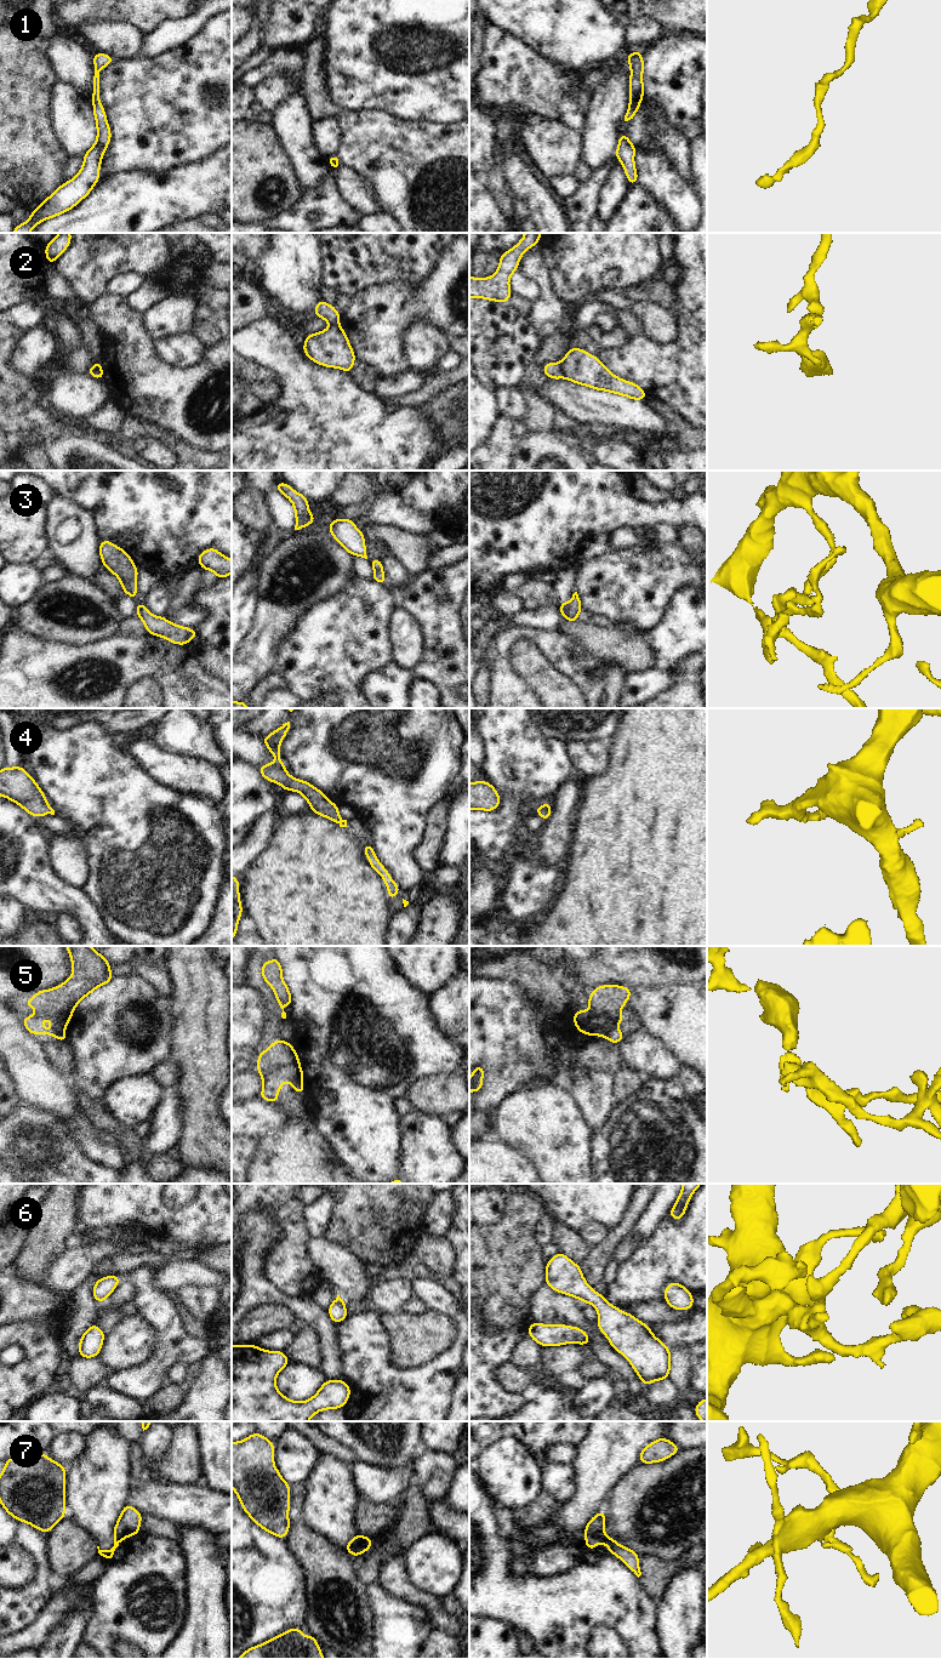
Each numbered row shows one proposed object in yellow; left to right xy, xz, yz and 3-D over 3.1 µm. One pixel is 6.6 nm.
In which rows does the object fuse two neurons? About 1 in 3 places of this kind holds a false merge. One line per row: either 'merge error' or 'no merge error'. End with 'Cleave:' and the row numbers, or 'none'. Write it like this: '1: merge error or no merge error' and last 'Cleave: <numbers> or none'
1: no merge error
2: merge error
3: merge error
4: no merge error
5: merge error
6: no merge error
7: merge error
Cleave: 2, 3, 5, 7

